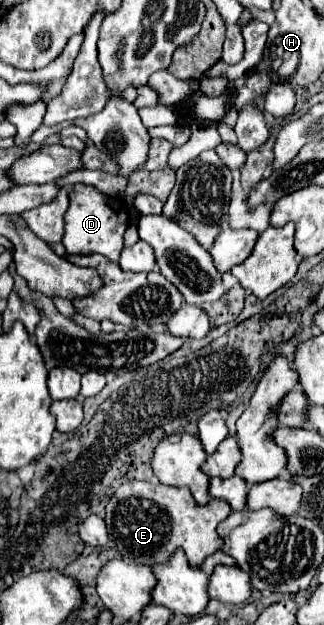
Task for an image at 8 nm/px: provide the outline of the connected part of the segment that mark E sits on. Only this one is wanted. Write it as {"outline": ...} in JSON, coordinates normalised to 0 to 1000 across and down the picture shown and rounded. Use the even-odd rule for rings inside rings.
{"outline":[[[386,770],[355,789],[349,795],[330,802],[324,811],[324,837],[336,846],[336,859],[355,869],[355,875],[367,878],[367,885],[386,894],[410,894],[423,901],[448,901],[448,904],[472,904],[472,901],[503,901],[546,875],[559,875],[583,894],[590,907],[614,907],[614,901],[627,901],[627,894],[664,882],[682,878],[682,862],[670,859],[670,837],[682,837],[688,830],[701,830],[713,811],[707,805],[694,805],[688,798],[645,798],[639,808],[608,808],[602,798],[590,795],[583,782],[571,779],[522,779],[522,776],[472,776],[454,770]]]}

